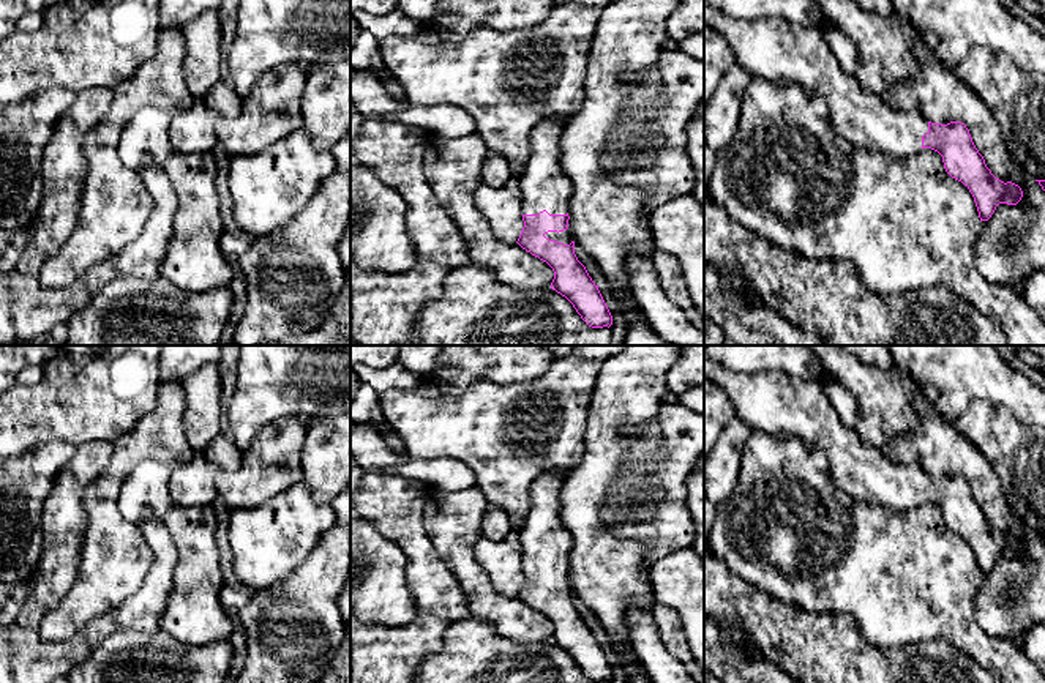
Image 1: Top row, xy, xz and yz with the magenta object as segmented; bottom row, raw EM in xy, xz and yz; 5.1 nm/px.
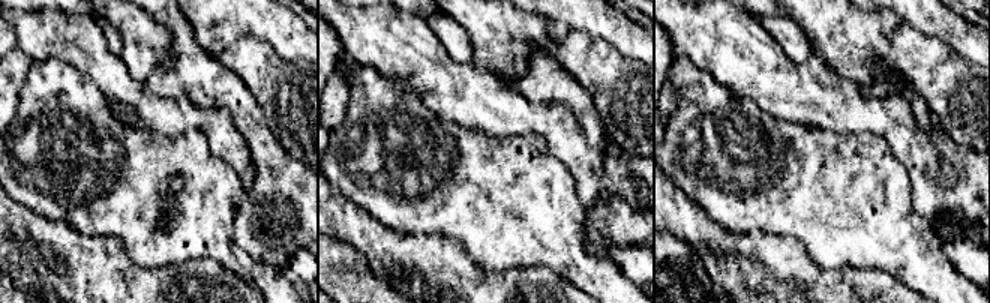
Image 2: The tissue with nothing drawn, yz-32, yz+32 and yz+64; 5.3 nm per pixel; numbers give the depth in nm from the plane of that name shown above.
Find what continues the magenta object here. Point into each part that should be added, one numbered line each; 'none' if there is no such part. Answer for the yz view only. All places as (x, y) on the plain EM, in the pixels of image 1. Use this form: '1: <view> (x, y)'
1: yz (775, 404)

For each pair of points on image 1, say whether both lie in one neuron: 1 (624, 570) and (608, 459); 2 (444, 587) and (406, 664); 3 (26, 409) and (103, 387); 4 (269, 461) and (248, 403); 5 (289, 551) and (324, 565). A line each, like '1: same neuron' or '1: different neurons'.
1: same neuron
2: different neurons
3: same neuron
4: different neurons
5: different neurons

